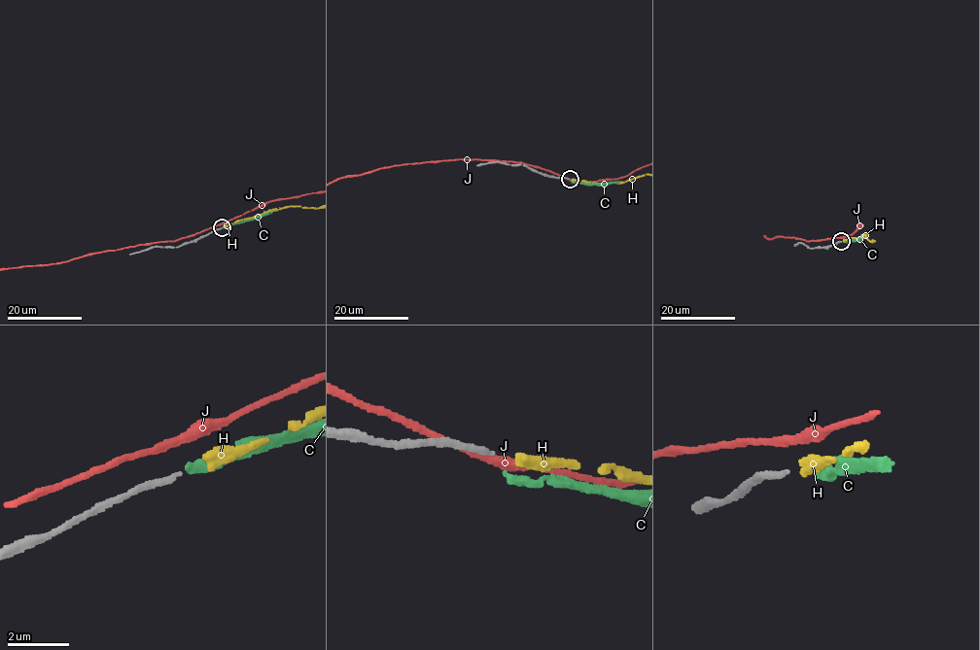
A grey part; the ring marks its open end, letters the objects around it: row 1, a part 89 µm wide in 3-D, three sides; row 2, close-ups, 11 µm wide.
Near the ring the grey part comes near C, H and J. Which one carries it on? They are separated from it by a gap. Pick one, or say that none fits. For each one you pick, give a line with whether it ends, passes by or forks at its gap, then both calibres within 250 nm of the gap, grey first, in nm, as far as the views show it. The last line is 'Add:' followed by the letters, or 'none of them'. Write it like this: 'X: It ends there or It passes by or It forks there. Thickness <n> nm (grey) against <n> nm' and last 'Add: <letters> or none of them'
H: It ends there. Thickness 170 nm (grey) against 420 nm
Add: H

